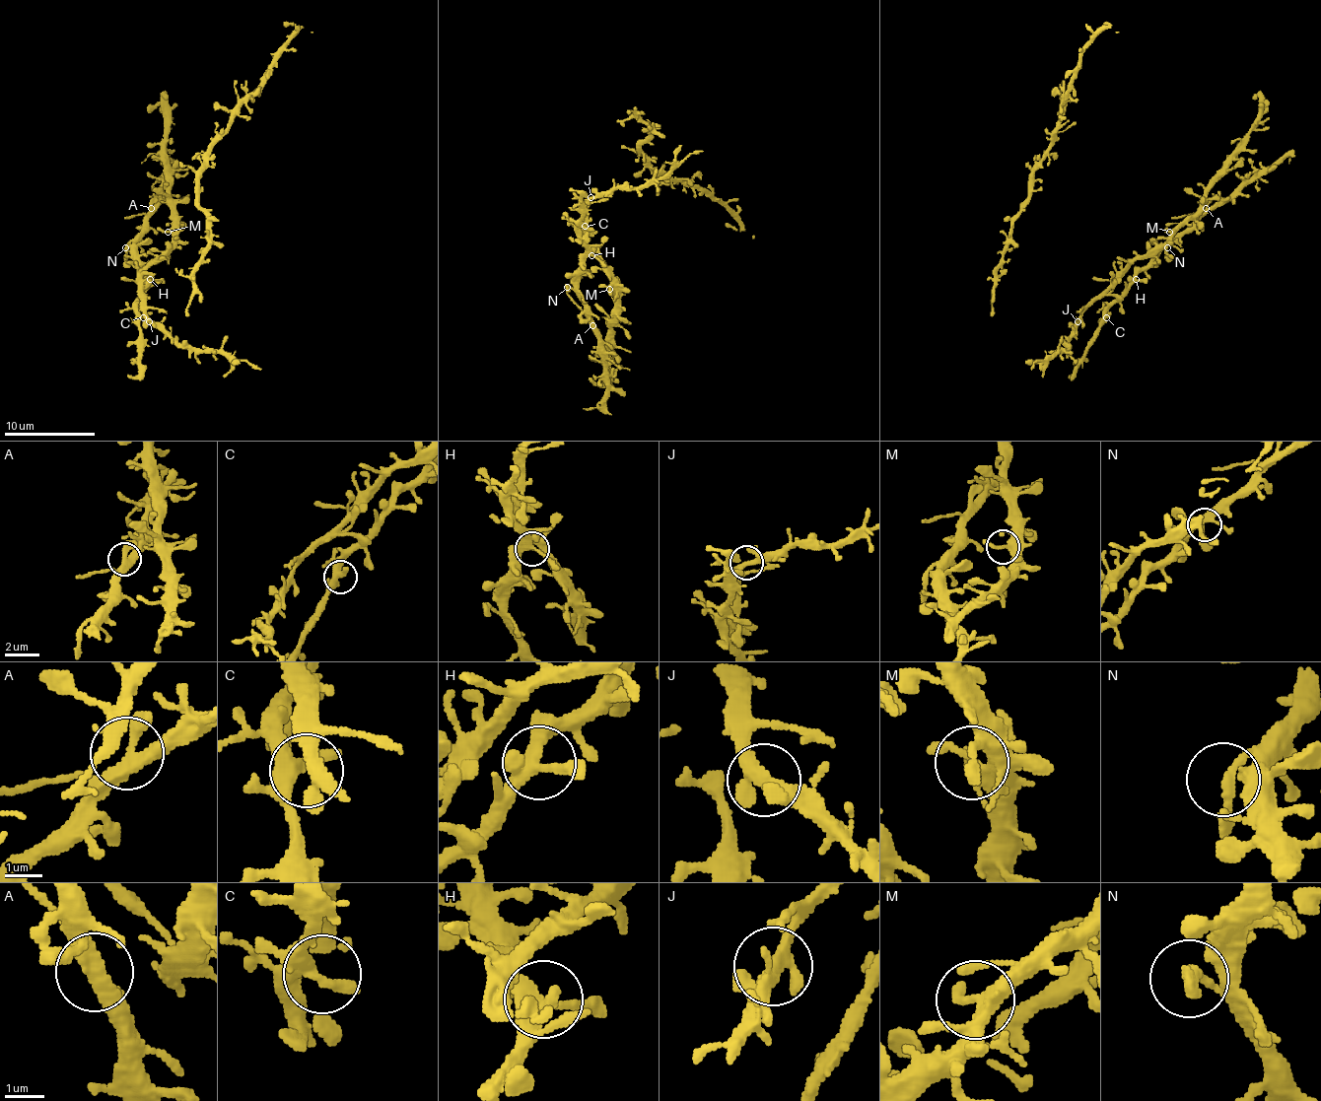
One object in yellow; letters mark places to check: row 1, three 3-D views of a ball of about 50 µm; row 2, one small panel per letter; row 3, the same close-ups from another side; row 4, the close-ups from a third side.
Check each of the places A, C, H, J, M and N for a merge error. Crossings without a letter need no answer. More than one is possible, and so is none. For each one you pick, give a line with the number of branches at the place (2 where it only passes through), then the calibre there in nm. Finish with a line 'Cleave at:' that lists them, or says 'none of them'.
Cleave at: none of them

